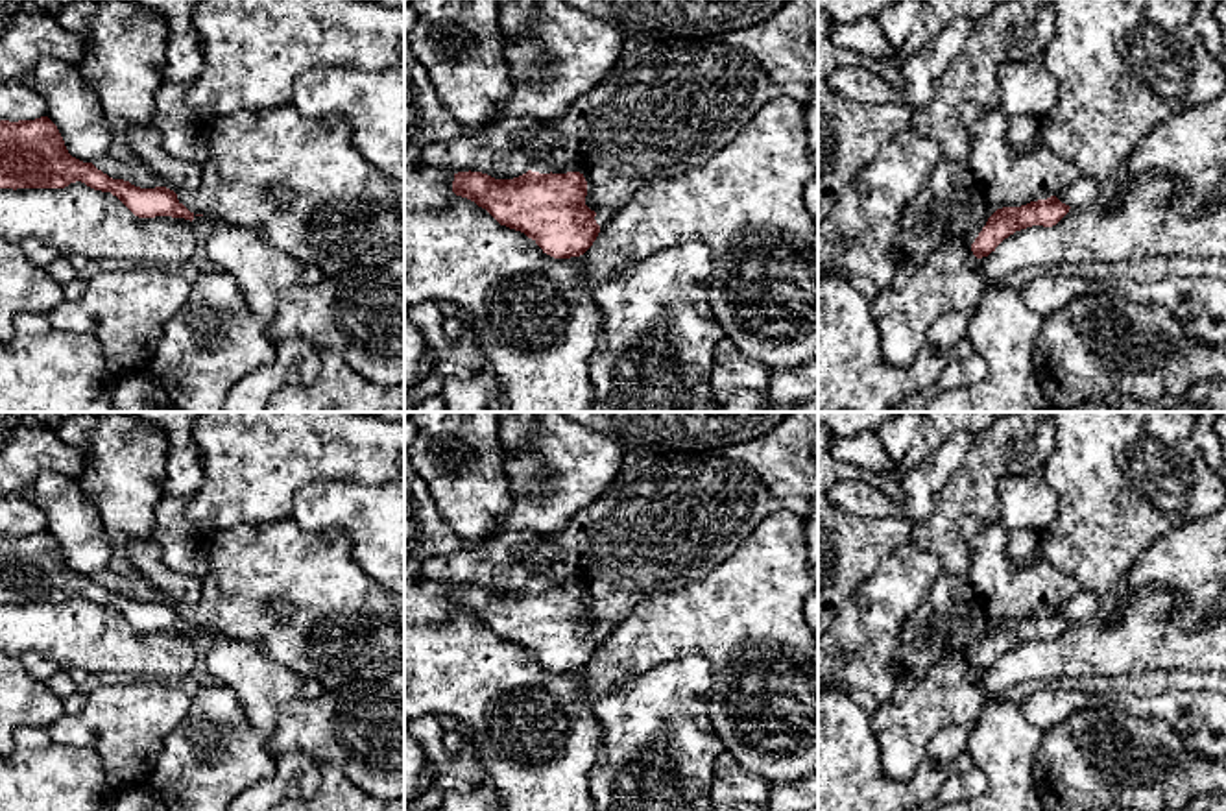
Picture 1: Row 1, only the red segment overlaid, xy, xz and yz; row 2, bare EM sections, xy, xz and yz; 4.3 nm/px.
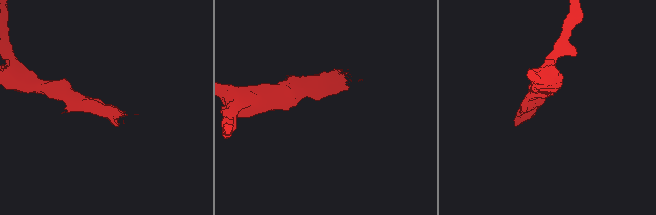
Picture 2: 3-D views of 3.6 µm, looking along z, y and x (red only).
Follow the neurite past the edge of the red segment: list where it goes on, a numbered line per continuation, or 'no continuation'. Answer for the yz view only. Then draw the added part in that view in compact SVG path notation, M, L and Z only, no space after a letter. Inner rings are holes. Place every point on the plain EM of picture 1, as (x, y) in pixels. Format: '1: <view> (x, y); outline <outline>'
no continuation

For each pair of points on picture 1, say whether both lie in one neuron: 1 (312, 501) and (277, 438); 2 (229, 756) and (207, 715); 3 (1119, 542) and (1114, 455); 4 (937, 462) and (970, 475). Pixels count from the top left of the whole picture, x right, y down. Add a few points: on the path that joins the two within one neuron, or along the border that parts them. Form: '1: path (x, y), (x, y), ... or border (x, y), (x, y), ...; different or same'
1: border (346, 479), (309, 481), (296, 494), (290, 516); different
2: path (220, 747), (215, 741), (215, 725); same
3: path (1116, 520), (1116, 477); same
4: border (973, 436), (961, 466), (931, 499); different

